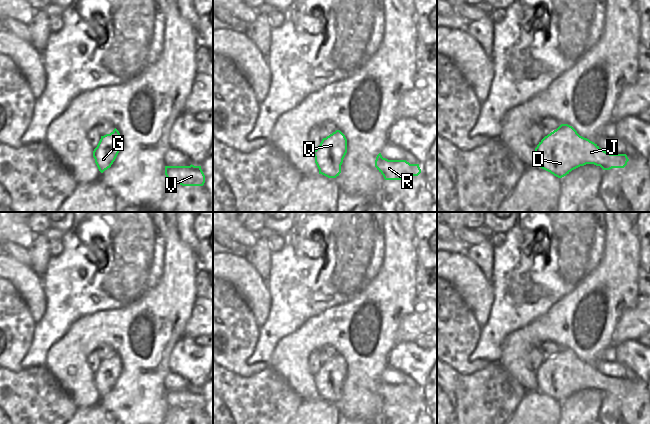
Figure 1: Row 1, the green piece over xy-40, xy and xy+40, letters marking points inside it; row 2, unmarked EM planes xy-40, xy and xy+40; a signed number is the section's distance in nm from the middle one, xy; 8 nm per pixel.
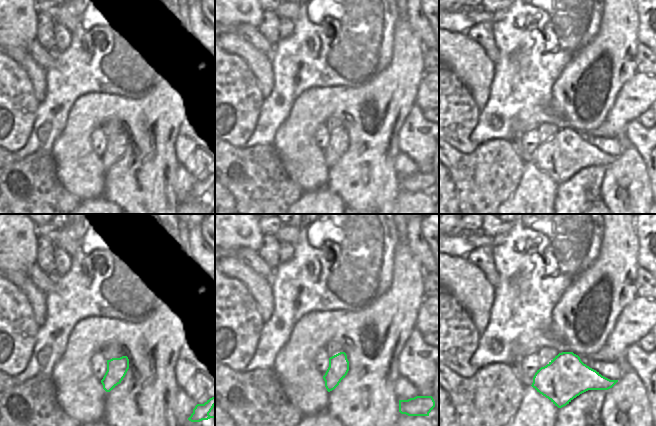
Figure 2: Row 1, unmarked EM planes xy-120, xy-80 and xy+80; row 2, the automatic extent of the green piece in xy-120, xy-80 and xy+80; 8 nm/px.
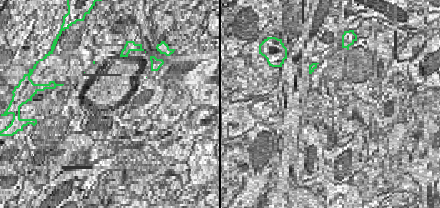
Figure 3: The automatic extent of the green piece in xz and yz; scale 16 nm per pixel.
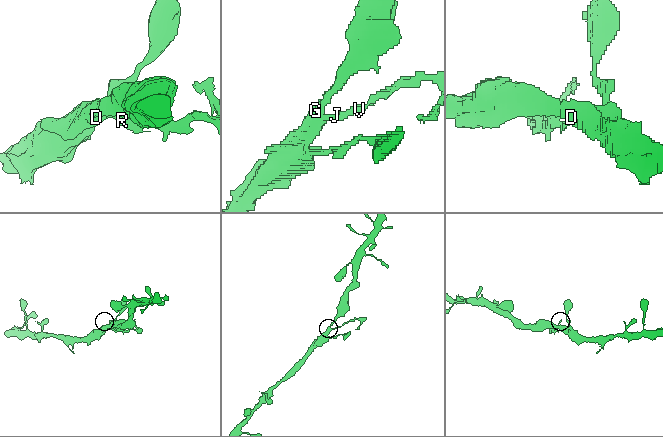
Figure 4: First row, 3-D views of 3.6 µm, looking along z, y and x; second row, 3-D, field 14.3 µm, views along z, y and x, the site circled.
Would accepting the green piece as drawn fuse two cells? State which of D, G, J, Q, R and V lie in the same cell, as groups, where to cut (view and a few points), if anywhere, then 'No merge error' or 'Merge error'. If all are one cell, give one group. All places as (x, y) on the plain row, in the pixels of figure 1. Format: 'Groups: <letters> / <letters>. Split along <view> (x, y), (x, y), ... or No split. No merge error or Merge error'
Groups: D G J Q / R V. Split along xy+40 (626, 386), (615, 382), (604, 382), (599, 385), (598, 389). Merge error

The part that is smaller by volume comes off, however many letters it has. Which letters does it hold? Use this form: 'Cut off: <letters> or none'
Cut off: R, V

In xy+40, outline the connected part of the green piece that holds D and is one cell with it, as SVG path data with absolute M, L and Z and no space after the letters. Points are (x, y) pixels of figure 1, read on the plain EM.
M561 348L545 360L535 372L535 377L537 390L558 402L586 388L599 390L599 385L606 382L629 385L626 378L610 378L602 374L568 348Z

